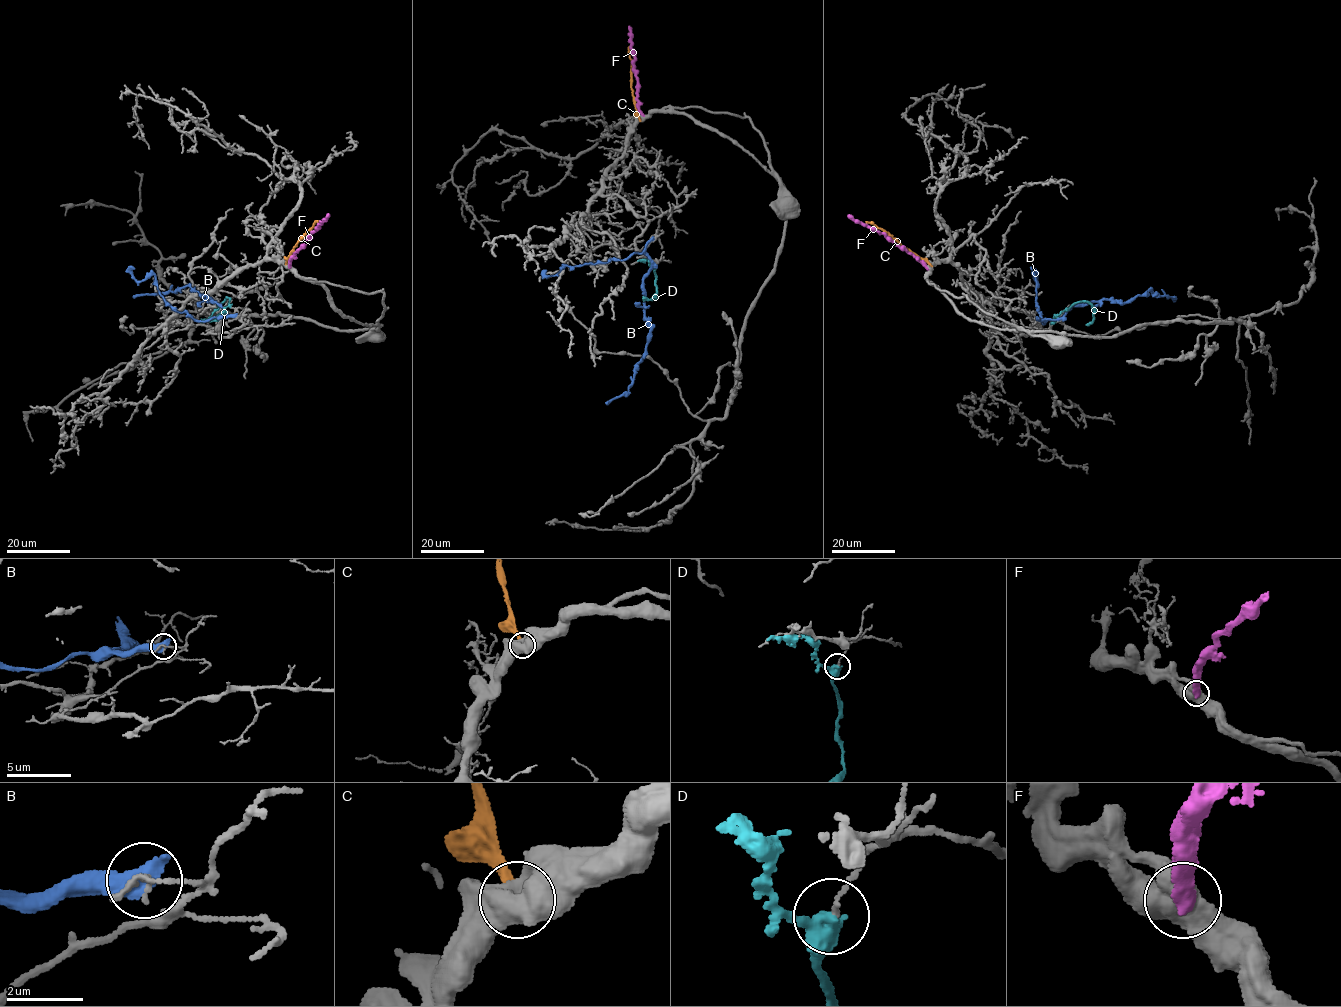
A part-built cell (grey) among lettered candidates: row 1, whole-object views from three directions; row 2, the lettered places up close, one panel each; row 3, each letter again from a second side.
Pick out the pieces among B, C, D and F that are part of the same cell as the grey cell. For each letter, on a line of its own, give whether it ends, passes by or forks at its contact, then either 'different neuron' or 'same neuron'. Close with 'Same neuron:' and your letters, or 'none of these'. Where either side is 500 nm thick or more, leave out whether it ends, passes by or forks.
B: different neuron
C: different neuron
D: it passes by | different neuron
F: different neuron
Same neuron: none of these

